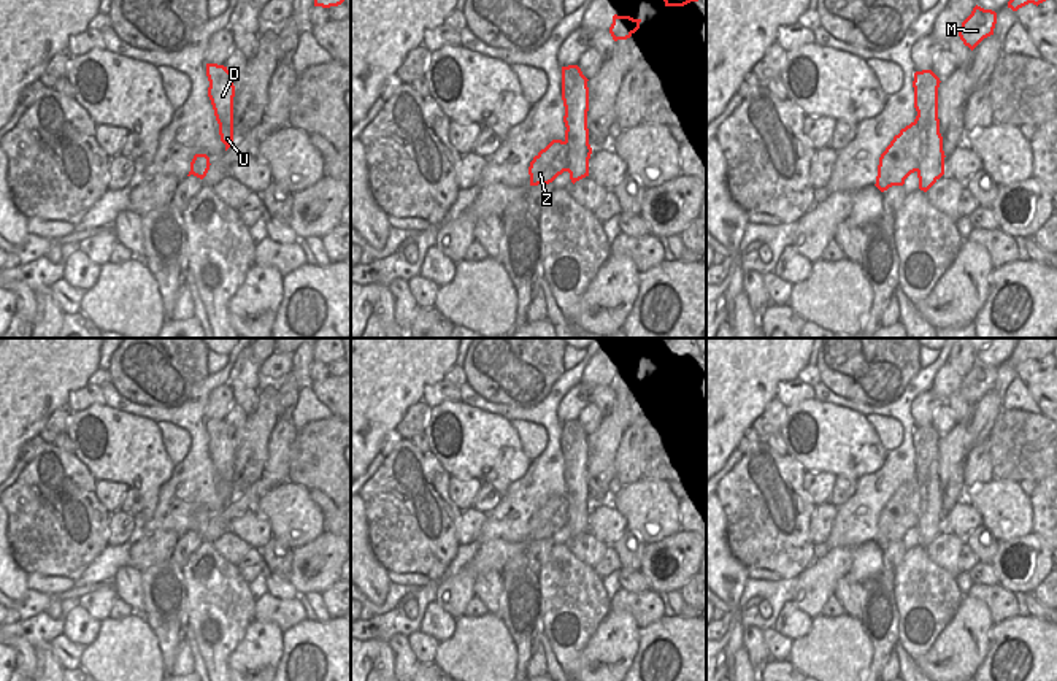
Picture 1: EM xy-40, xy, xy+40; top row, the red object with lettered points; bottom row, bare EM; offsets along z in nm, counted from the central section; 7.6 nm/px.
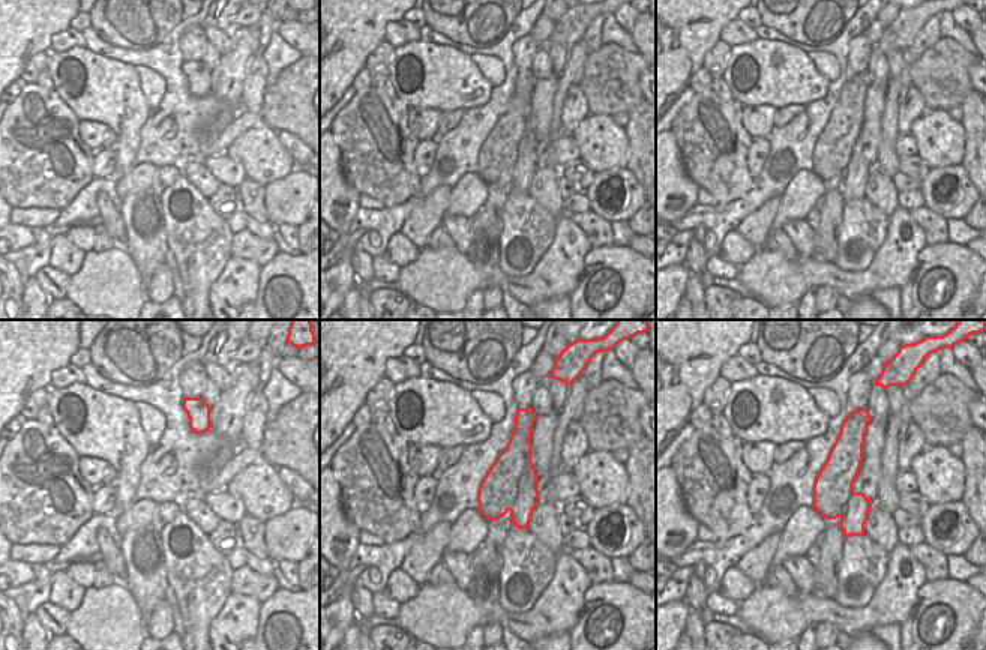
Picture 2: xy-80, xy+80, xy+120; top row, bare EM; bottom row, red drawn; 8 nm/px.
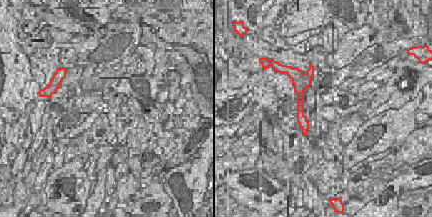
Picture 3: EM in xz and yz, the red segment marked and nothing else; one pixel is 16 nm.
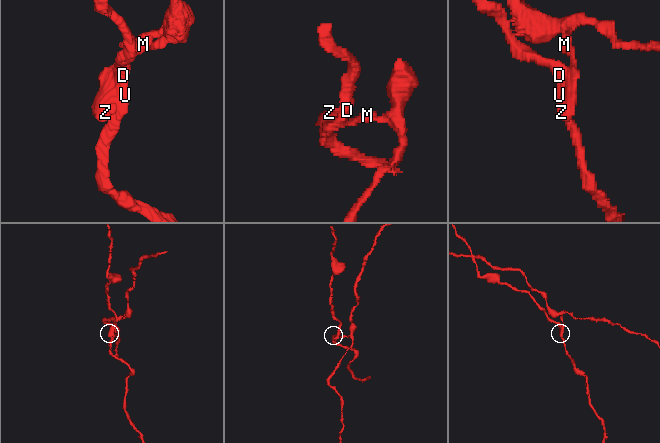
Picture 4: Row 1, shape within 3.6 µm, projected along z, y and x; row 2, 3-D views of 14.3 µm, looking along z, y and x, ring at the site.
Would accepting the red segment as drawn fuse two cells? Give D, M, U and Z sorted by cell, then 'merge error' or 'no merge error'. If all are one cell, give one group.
groups D U / M Z; merge error

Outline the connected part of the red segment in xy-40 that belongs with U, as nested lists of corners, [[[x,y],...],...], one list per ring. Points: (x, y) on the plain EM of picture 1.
[[[206,419],[206,429],[214,433],[214,456],[211,460],[219,479],[221,497],[227,506],[233,498],[233,430],[227,422],[217,419]]]

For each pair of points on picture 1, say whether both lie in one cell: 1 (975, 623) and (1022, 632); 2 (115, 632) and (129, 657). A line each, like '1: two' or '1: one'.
1: two
2: one

